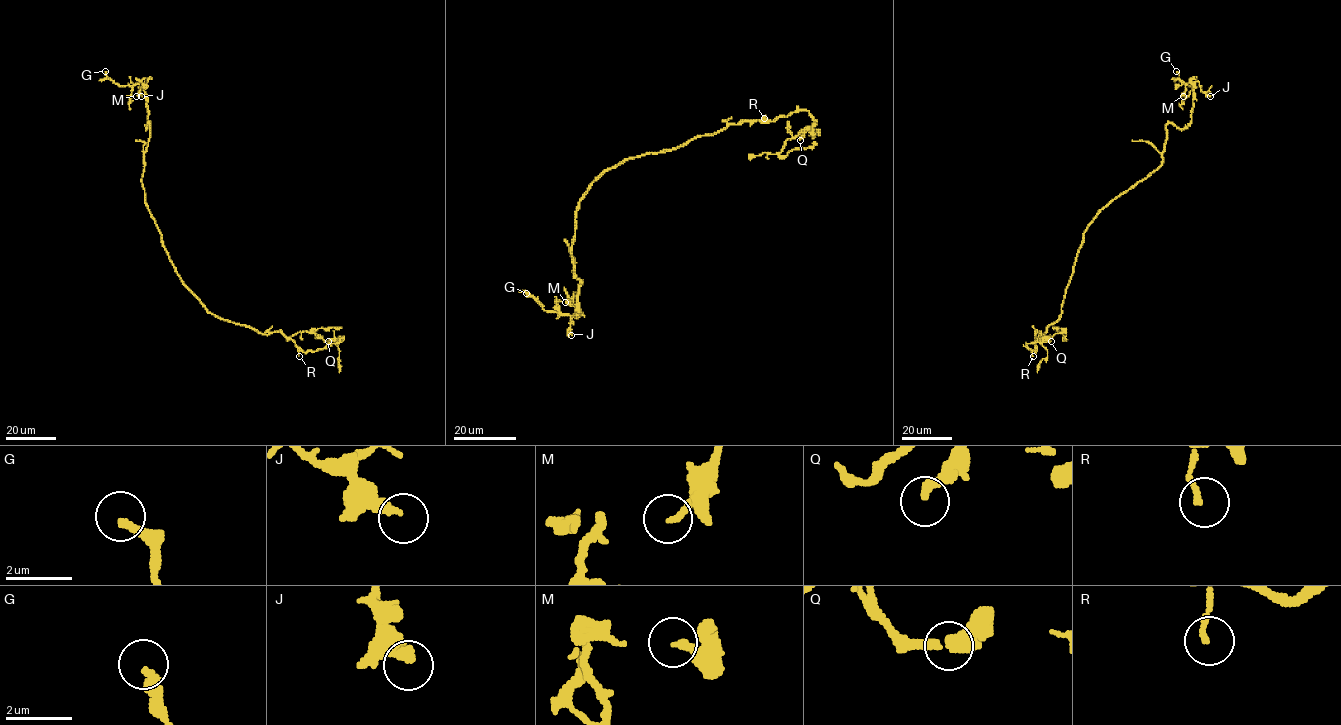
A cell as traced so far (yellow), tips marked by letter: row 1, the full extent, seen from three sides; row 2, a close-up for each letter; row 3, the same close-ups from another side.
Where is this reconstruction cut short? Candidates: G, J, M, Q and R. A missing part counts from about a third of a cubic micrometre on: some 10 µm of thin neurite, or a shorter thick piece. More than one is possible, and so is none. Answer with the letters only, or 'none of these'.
G

